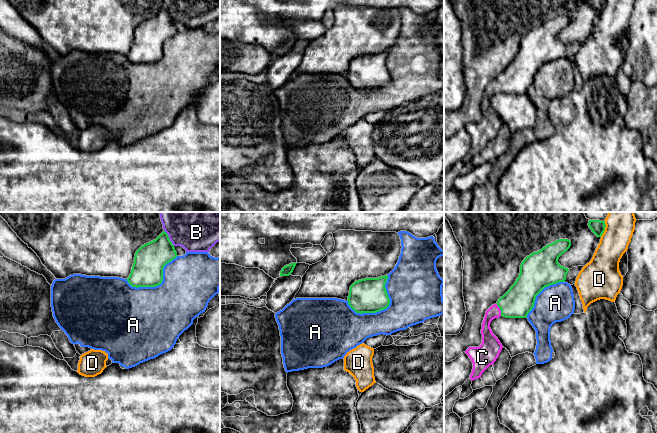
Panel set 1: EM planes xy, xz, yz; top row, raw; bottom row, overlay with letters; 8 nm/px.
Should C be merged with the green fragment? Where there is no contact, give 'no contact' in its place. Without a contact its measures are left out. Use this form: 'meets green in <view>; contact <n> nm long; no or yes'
meets green in yz; contact 100 nm long; yes

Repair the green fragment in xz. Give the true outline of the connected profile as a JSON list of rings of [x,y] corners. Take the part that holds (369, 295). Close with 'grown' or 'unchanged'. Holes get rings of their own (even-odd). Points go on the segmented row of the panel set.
[[[388,276],[355,281],[349,290],[348,304],[356,313],[376,313],[390,304],[385,284]]]; unchanged

